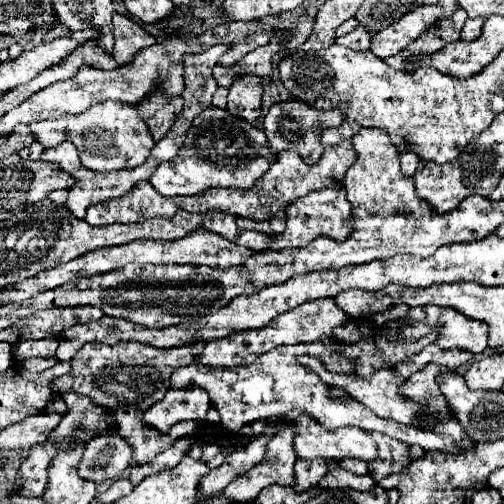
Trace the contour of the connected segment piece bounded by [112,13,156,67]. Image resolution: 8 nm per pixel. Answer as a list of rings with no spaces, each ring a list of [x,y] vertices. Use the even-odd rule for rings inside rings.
[[[114,13],[112,21],[114,25],[114,41],[116,41],[112,55],[114,55],[116,63],[118,63],[118,67],[128,65],[140,49],[150,47],[150,45],[156,43],[156,39],[152,35],[148,35],[130,17]]]

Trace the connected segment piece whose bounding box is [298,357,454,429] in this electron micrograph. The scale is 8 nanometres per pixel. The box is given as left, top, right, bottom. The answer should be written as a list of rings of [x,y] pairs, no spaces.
[[[302,357],[298,359],[300,363],[306,363],[306,367],[310,367],[326,385],[332,385],[332,387],[340,387],[344,389],[354,401],[360,401],[362,405],[366,405],[374,415],[378,417],[384,417],[384,419],[394,419],[398,423],[404,423],[404,425],[418,425],[424,427],[424,429],[430,429],[432,425],[436,425],[436,419],[438,421],[446,421],[446,419],[452,419],[454,417],[454,409],[448,407],[446,413],[434,413],[428,409],[428,405],[418,405],[410,399],[406,399],[402,393],[400,393],[400,385],[406,383],[404,377],[400,377],[396,371],[392,369],[382,369],[382,371],[376,371],[374,375],[370,377],[358,377],[358,375],[338,375],[338,373],[330,373],[326,371],[326,367],[322,367],[318,363],[318,359],[314,357]]]

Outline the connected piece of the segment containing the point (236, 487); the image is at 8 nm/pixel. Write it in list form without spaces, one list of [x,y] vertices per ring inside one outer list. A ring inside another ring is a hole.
[[[294,427],[282,429],[278,435],[274,435],[268,443],[268,461],[260,463],[258,467],[252,467],[246,471],[246,475],[232,481],[224,495],[238,503],[252,503],[258,493],[270,485],[286,485],[292,487],[296,483],[294,477]]]

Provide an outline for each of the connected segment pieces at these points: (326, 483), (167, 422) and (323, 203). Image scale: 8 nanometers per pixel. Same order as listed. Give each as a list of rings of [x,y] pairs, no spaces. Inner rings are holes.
[[[334,469],[328,471],[328,475],[318,483],[318,489],[352,489],[356,491],[368,491],[375,480],[370,475],[358,477],[346,469]]]
[[[194,387],[194,391],[170,389],[162,401],[154,403],[144,413],[142,423],[146,427],[154,427],[154,429],[166,433],[178,421],[204,419],[208,409],[210,409],[210,399],[204,389],[200,389],[200,387]]]
[[[322,189],[322,191],[312,191],[310,195],[286,207],[286,229],[284,233],[272,239],[270,249],[282,251],[282,249],[306,247],[310,241],[322,235],[334,241],[344,241],[350,233],[352,233],[352,205],[346,199],[346,191],[344,189]]]

